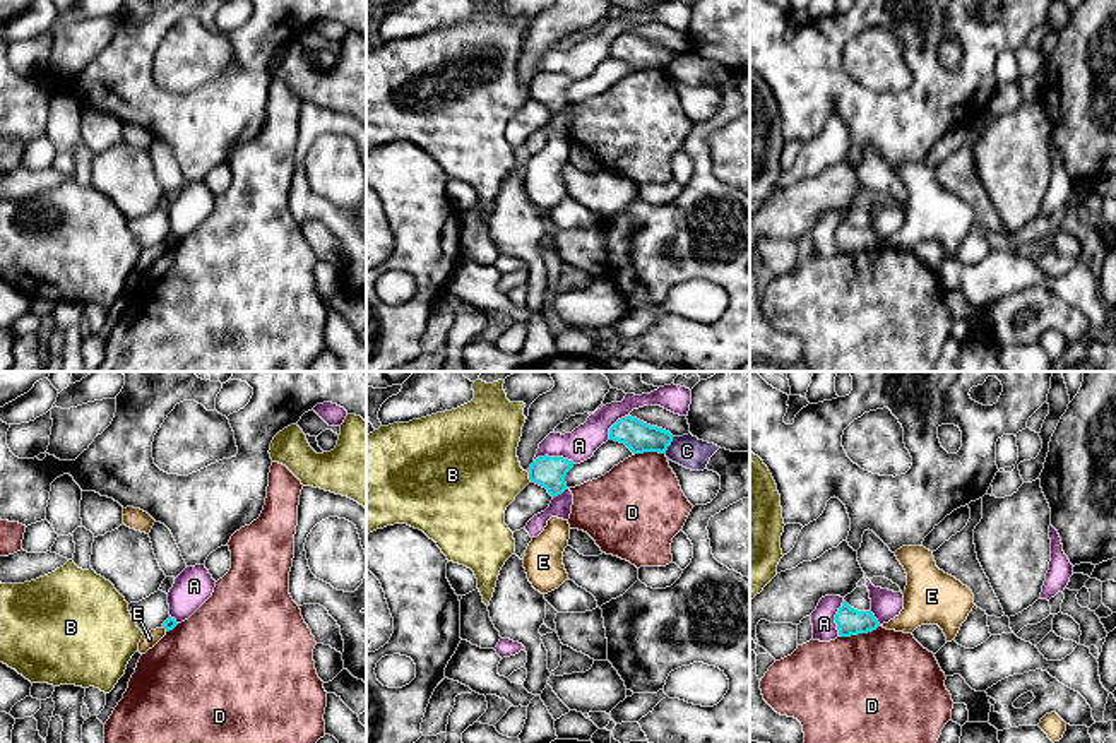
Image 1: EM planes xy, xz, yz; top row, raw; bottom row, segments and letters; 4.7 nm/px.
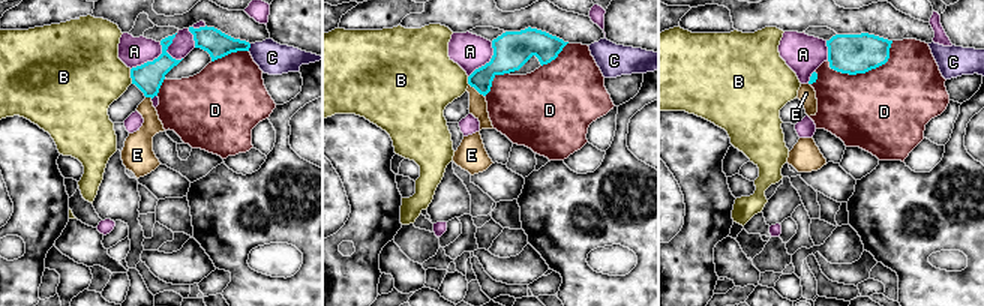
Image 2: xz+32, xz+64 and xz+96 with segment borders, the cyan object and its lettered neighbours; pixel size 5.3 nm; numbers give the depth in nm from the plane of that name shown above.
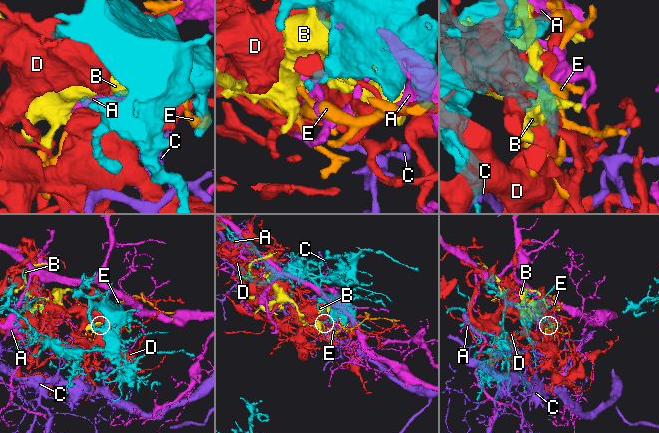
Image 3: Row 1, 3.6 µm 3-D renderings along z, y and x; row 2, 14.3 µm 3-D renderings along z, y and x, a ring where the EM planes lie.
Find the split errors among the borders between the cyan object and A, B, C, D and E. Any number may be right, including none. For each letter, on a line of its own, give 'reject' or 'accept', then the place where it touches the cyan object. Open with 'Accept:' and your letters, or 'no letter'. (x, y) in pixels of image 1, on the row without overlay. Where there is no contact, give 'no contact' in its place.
Accept: no letter
A: reject; contact xz (555, 74)
B: reject; contact xz (529, 93)
C: reject; contact xz (670, 60)
D: reject; contact yz (860, 249)
E: reject; contact xy (165, 243)

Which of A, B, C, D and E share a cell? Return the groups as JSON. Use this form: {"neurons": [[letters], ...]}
{"neurons": [["A"], ["B"], ["C"], ["D"], ["E"]]}

